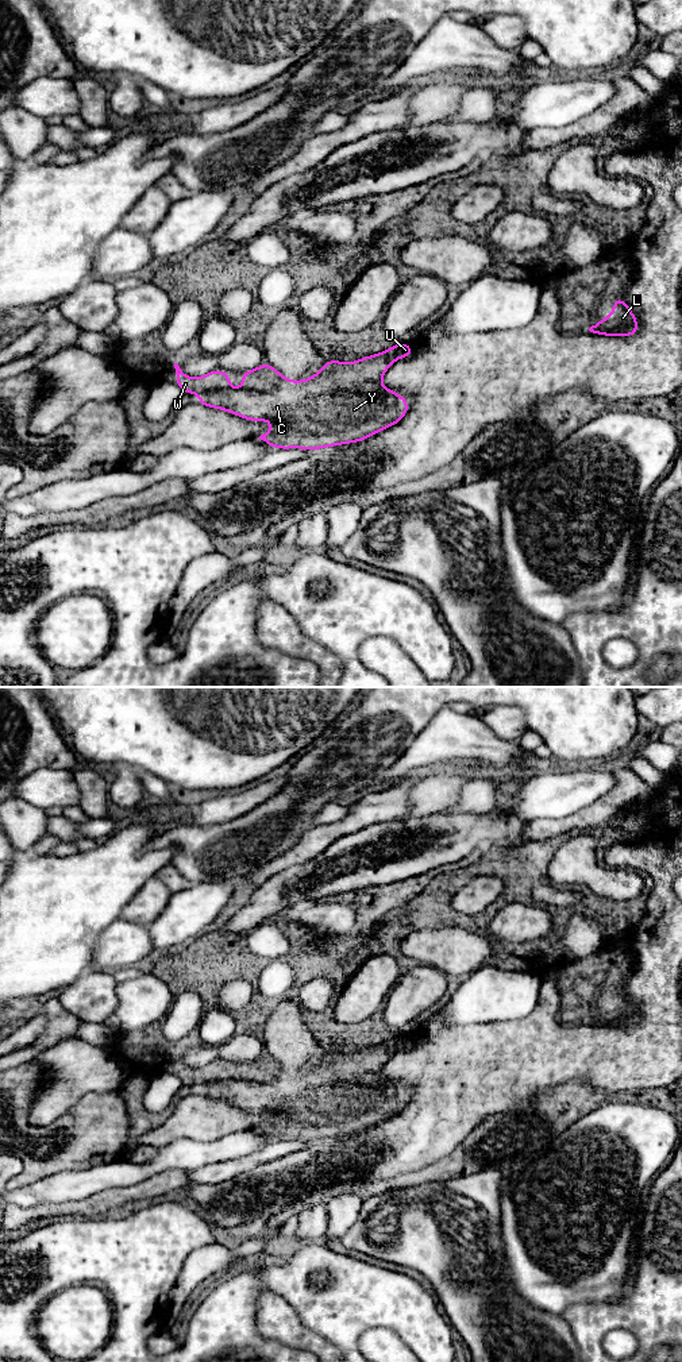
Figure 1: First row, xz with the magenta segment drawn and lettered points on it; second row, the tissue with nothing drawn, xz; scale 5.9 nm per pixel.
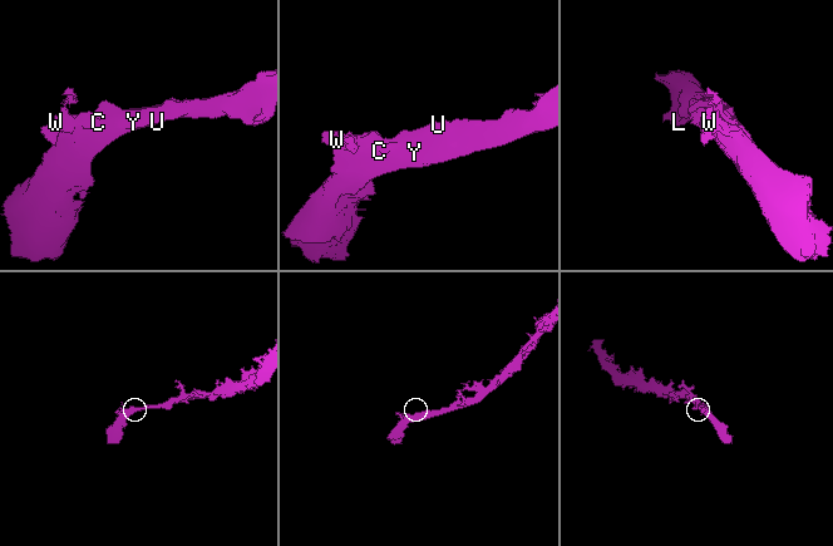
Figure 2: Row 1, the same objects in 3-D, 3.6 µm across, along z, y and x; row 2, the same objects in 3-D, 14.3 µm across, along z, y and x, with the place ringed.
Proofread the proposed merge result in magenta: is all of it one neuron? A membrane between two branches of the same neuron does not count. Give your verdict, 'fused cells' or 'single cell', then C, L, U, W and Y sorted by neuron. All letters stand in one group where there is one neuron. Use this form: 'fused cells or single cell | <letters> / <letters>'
fused cells | C L U Y / W

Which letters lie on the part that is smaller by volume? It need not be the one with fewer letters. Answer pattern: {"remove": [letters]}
{"remove": ["W"]}

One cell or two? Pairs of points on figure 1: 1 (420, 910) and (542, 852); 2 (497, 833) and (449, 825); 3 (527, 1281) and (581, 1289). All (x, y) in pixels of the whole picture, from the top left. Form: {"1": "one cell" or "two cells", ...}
{"1": "one cell", "2": "one cell", "3": "one cell"}

